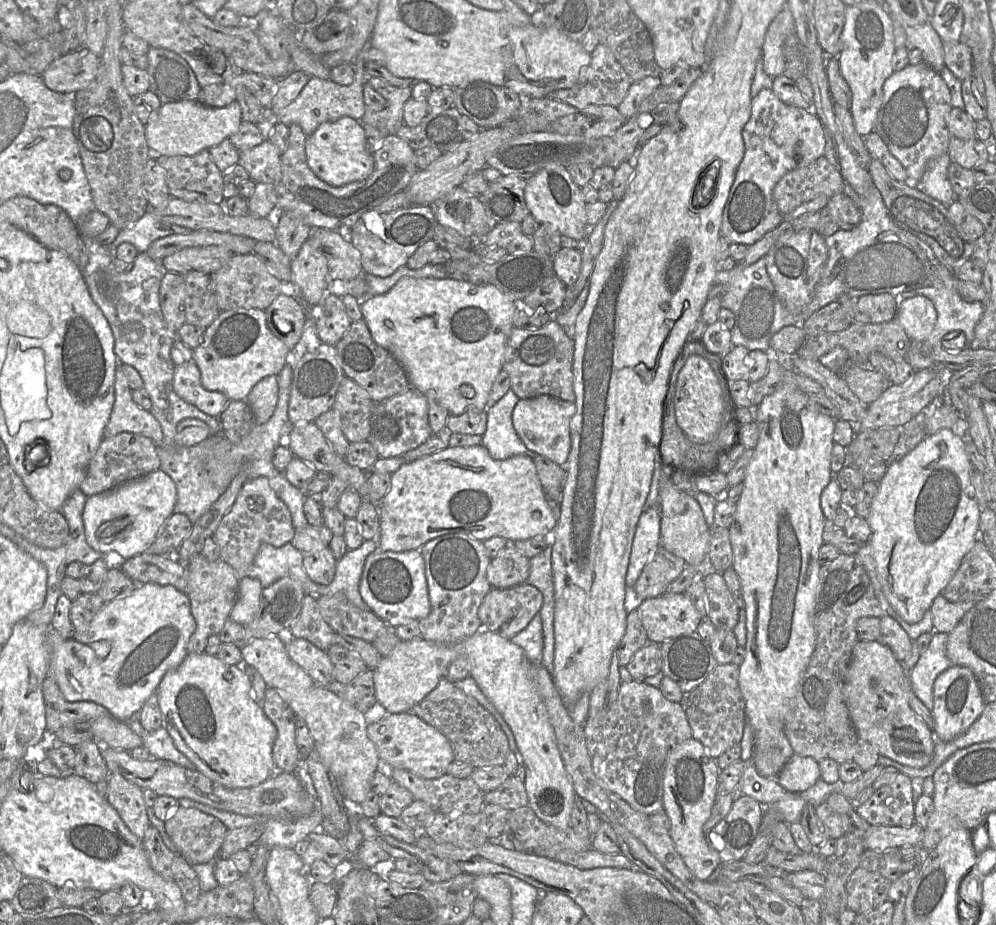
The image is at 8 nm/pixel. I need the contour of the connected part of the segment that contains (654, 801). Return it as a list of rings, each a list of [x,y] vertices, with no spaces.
[[[644,681],[621,682],[616,701],[599,713],[588,710],[583,726],[595,776],[604,786],[646,815],[664,810],[663,777],[670,751],[692,737],[682,703],[667,700]]]

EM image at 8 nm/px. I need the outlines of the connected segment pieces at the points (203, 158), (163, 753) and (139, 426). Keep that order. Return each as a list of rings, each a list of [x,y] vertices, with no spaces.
[[[204,149],[192,156],[166,156],[155,153],[152,158],[156,160],[157,164],[164,171],[166,184],[171,197],[187,202],[223,203],[223,173],[212,161],[209,150]]]
[[[163,726],[152,732],[141,732],[142,747],[147,749],[151,758],[171,761],[187,769],[196,769],[196,766],[182,752],[180,752]]]
[[[120,367],[116,370],[114,387],[115,400],[103,438],[129,432],[150,438],[156,447],[161,446],[163,432],[160,423],[150,411],[144,410],[134,402],[132,390]]]

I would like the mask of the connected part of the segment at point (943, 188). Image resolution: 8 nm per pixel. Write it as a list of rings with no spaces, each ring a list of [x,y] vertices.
[[[947,153],[930,161],[921,181],[915,185],[945,207],[948,207],[956,199],[948,177],[950,163],[951,160]]]

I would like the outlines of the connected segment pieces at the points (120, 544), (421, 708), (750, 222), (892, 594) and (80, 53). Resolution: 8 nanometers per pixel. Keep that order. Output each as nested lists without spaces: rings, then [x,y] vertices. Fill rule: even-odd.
[[[160,468],[141,478],[123,483],[107,492],[89,496],[82,514],[86,541],[91,548],[103,555],[116,552],[122,559],[126,560],[142,554],[149,550],[165,522],[174,513],[176,500],[176,485]]]
[[[442,677],[437,686],[431,690],[420,702],[412,707],[410,712],[435,727],[451,743],[454,760],[471,765],[474,769],[503,766],[509,753],[508,739],[495,718],[478,701],[458,689],[453,682]]]
[[[762,89],[751,100],[751,115],[742,130],[744,155],[739,164],[735,180],[731,186],[725,204],[720,233],[729,244],[750,246],[762,238],[768,231],[777,227],[783,220],[774,200],[773,189],[776,183],[788,172],[807,166],[825,153],[823,126],[812,109],[802,109],[782,102],[772,89]]]
[[[941,429],[925,436],[911,452],[890,463],[878,483],[878,492],[866,518],[872,532],[868,542],[882,592],[894,611],[907,623],[921,621],[976,541],[980,506],[971,482],[972,469],[961,431]]]
[[[85,47],[54,59],[41,74],[46,86],[56,92],[75,94],[96,78],[100,56]]]

